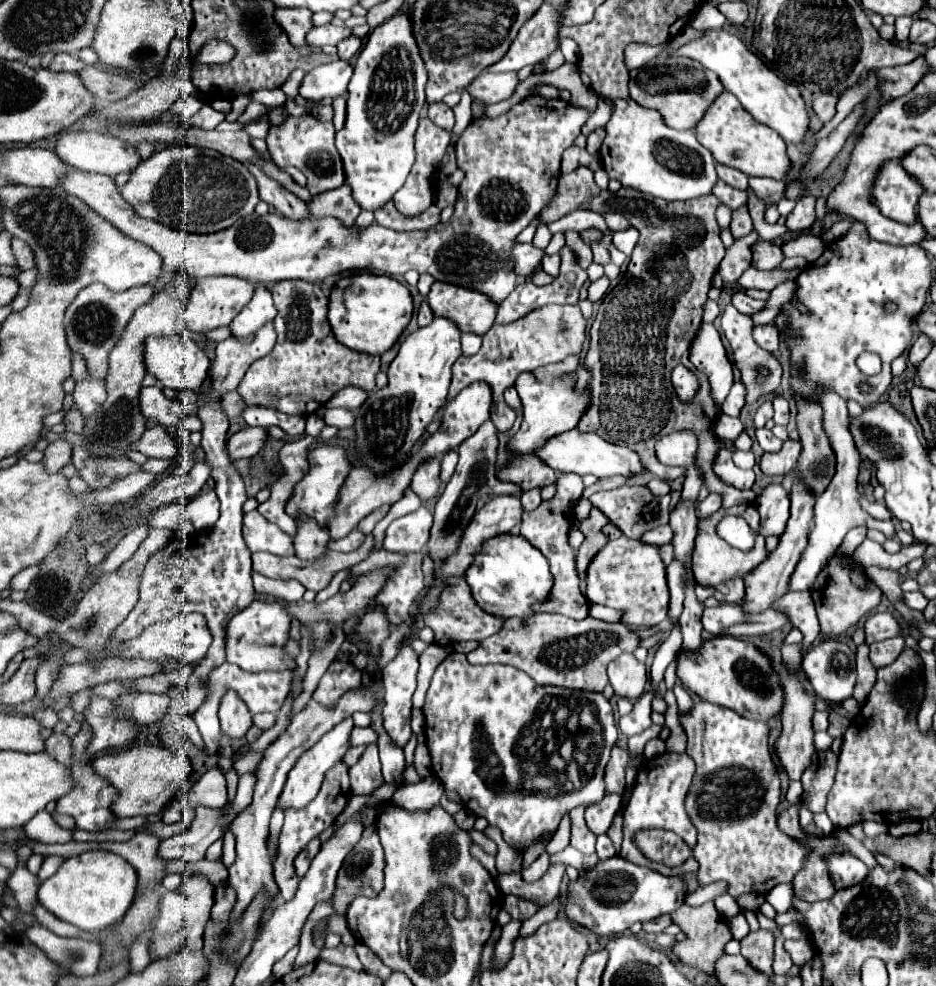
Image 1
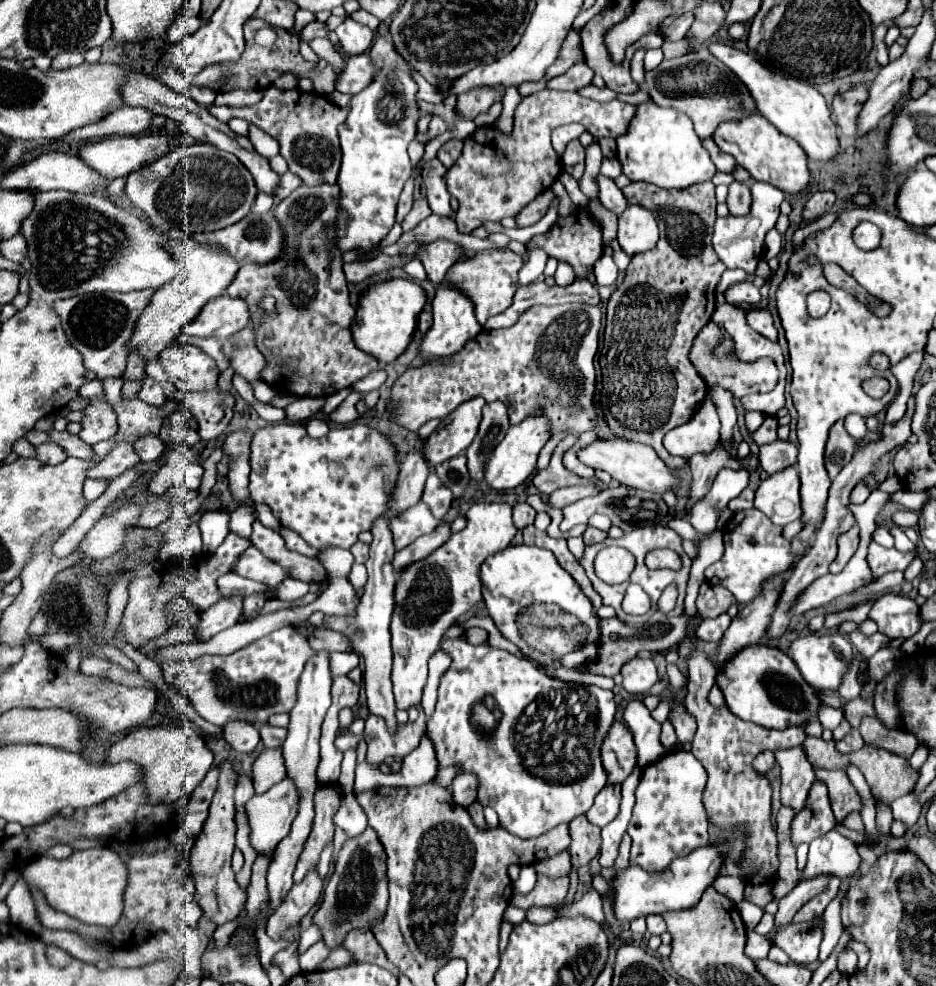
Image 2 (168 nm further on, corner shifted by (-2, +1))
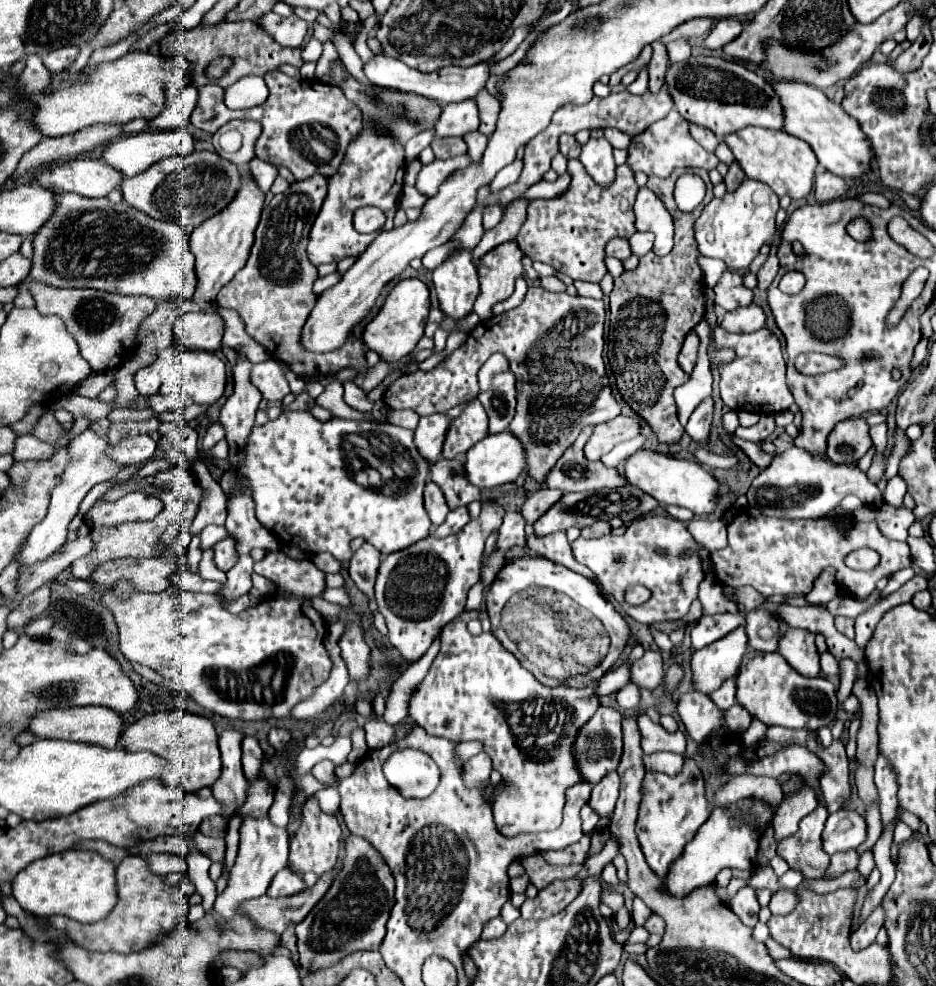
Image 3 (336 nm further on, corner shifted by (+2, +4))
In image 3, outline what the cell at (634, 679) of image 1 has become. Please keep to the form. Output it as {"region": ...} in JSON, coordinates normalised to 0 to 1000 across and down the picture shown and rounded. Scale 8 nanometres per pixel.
{"region":[[[690,660],[686,668],[675,674],[675,693],[686,699],[701,699],[709,689],[709,668],[705,660]]]}

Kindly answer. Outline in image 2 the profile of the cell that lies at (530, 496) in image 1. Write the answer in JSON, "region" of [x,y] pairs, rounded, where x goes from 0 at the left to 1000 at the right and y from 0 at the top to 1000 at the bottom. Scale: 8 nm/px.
{"region":[[[553,509],[549,513],[549,531],[551,531],[551,535],[558,538],[562,531],[568,531],[571,525],[573,525],[573,517],[564,509]]]}

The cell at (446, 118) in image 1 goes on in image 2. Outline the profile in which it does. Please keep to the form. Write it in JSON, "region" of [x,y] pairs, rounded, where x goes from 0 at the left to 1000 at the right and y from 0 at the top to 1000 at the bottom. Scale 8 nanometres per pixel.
{"region":[[[464,118],[464,120],[459,122],[459,132],[457,132],[457,138],[459,138],[459,140],[464,140],[464,138],[468,138],[468,136],[476,134],[476,132],[481,132],[479,124],[476,124],[474,120],[470,120],[470,118]]]}

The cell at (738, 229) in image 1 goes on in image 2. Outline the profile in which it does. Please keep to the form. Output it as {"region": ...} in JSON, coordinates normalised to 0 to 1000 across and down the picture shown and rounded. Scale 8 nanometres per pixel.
{"region":[[[782,185],[776,207],[778,207],[778,213],[782,219],[797,219],[801,215],[801,209],[803,209],[803,199],[801,199],[799,187]]]}

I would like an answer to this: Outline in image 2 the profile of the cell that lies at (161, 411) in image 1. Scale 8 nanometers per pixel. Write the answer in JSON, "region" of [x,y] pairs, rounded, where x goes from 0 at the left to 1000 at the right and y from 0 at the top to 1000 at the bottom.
{"region":[[[156,383],[150,398],[147,398],[147,404],[154,406],[156,410],[162,410],[162,412],[175,412],[175,398],[173,398],[173,391],[162,385],[162,383]]]}

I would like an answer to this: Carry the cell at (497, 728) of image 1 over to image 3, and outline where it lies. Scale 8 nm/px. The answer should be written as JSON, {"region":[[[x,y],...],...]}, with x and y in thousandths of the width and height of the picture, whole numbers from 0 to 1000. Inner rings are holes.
{"region":[[[491,628],[474,634],[470,650],[470,662],[438,707],[436,725],[459,745],[481,752],[517,752],[517,762],[524,766],[526,778],[543,792],[528,810],[528,831],[536,847],[549,849],[556,845],[596,841],[603,804],[622,792],[613,772],[611,752],[618,739],[641,717],[635,705],[637,691],[626,699],[583,697],[575,693],[526,642],[502,644],[498,632]],[[575,758],[583,762],[577,772],[573,770]]]}

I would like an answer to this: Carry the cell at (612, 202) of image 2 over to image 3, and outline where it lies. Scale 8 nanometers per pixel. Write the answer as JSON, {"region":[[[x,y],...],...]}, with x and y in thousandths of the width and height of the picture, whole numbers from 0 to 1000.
{"region":[[[645,139],[630,141],[626,147],[622,147],[620,163],[639,188],[647,190],[656,184],[658,165],[654,159],[654,147],[650,147],[650,143],[645,143]]]}

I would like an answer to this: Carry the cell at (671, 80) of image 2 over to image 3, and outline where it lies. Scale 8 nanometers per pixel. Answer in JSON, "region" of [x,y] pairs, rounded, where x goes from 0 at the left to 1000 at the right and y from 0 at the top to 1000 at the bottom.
{"region":[[[737,58],[733,64],[714,68],[712,84],[729,119],[737,125],[761,131],[767,141],[774,141],[778,135],[786,135],[799,127],[835,133],[838,115],[825,86],[818,78],[788,62],[774,58]]]}

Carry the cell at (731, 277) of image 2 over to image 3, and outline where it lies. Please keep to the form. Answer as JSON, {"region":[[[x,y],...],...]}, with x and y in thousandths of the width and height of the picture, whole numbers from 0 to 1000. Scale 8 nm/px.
{"region":[[[746,259],[746,265],[748,265],[748,271],[750,271],[750,277],[752,277],[752,285],[756,291],[763,291],[769,283],[769,279],[776,275],[776,269],[774,265],[769,263],[756,263],[752,259]]]}

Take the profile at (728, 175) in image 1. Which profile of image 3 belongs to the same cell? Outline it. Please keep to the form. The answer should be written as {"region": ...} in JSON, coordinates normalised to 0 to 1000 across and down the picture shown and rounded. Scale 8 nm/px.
{"region":[[[737,127],[737,135],[739,135],[739,139],[754,151],[754,153],[763,153],[765,151],[765,147],[767,147],[767,141],[765,141],[765,137],[759,133],[759,131],[752,131],[750,127]]]}

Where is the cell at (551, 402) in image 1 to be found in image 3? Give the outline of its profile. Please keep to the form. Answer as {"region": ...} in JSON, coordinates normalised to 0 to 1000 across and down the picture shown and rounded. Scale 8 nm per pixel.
{"region":[[[545,437],[521,441],[498,461],[498,484],[511,496],[547,490],[562,474],[562,461],[556,453],[556,447]]]}

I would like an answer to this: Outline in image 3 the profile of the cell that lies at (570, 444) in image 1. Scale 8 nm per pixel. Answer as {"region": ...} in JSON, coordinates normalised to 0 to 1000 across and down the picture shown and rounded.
{"region":[[[682,457],[669,468],[669,486],[677,494],[697,502],[705,512],[733,514],[744,522],[763,520],[767,510],[767,498],[769,498],[767,486],[744,468],[722,466],[722,463],[705,461],[699,457]]]}

